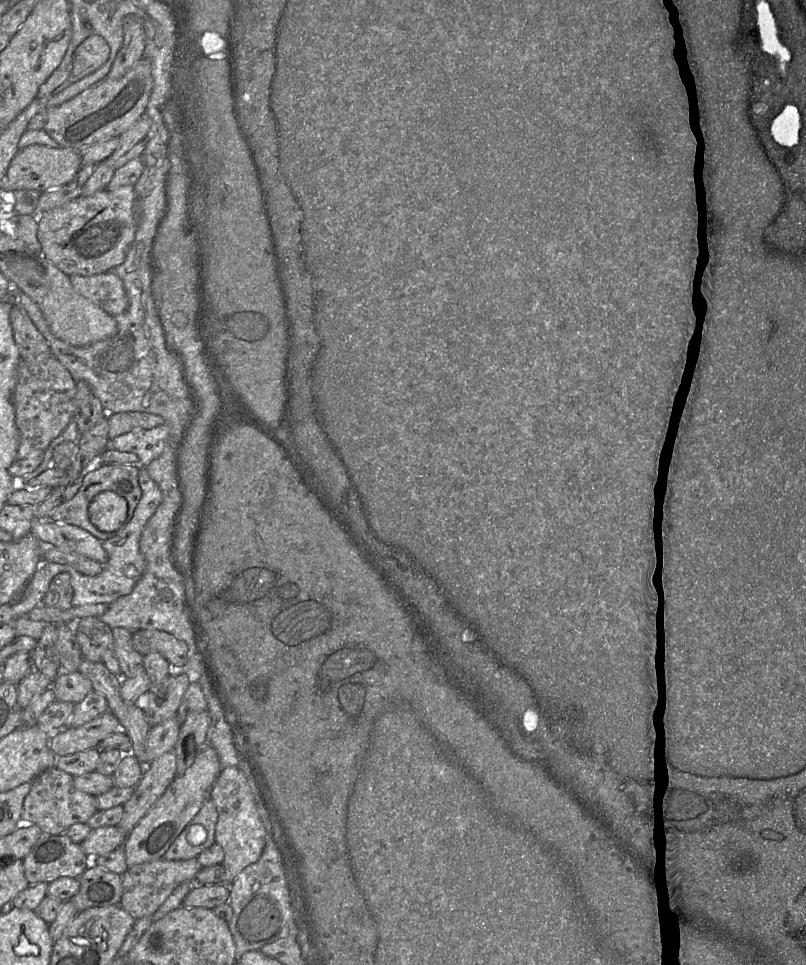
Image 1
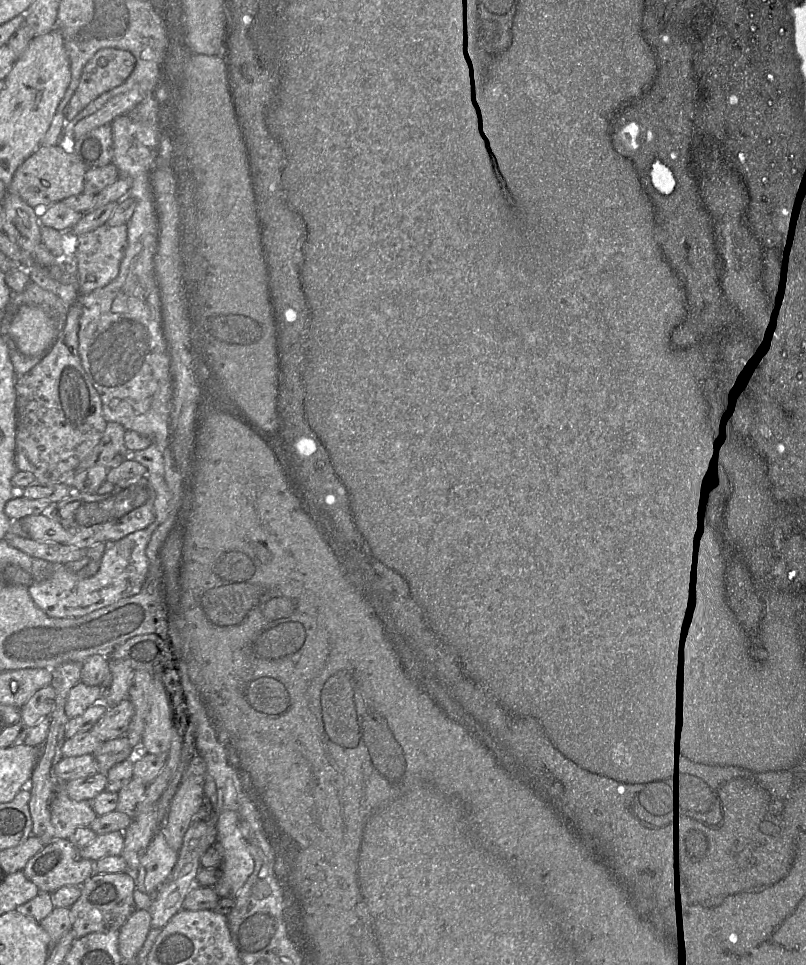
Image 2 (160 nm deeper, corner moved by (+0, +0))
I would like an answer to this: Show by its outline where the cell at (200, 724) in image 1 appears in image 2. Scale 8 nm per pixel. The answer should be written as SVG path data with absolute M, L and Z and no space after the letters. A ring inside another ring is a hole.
M196 754L184 771L182 780L161 821L160 829L168 845L178 853L192 817L204 803L204 782L208 775L207 764Z

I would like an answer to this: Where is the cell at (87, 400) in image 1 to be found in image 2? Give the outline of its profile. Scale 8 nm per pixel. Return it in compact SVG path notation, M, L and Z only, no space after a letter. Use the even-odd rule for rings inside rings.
M107 422L105 432L98 445L84 458L78 469L87 469L92 465L104 466L108 469L119 466L128 459L125 446L125 428L117 422Z

